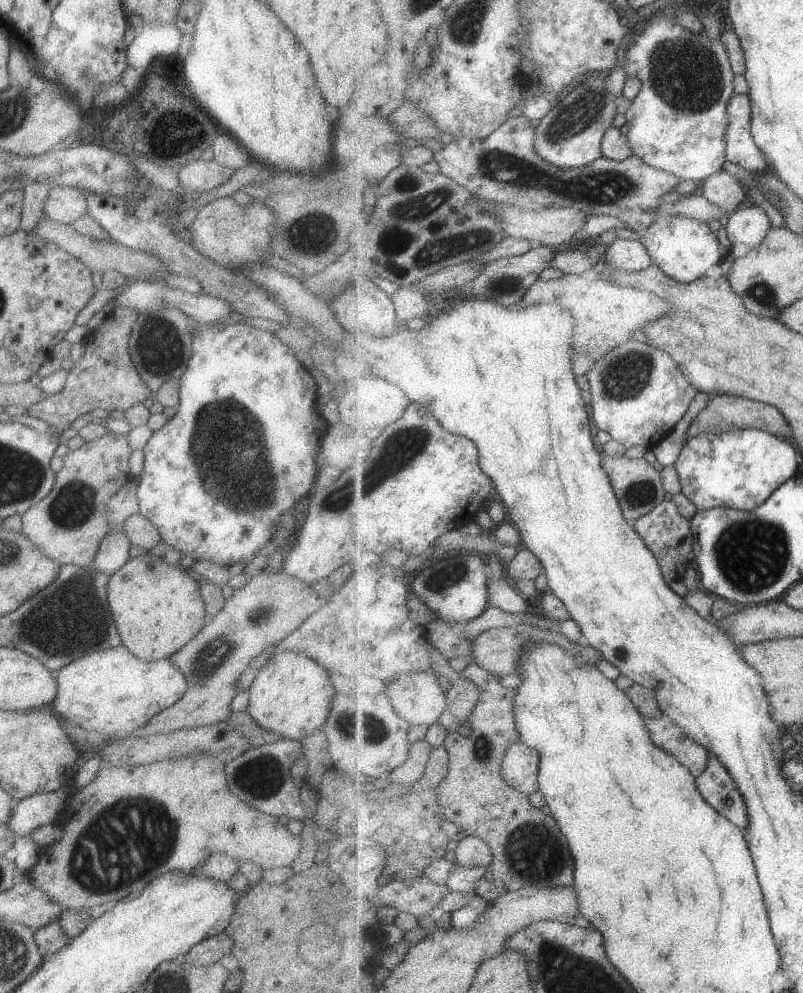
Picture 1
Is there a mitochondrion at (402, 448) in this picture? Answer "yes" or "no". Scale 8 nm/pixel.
yes

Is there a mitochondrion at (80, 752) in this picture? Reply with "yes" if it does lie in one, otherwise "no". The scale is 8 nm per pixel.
no

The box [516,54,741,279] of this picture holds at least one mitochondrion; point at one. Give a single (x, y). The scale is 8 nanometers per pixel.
(579, 115)

